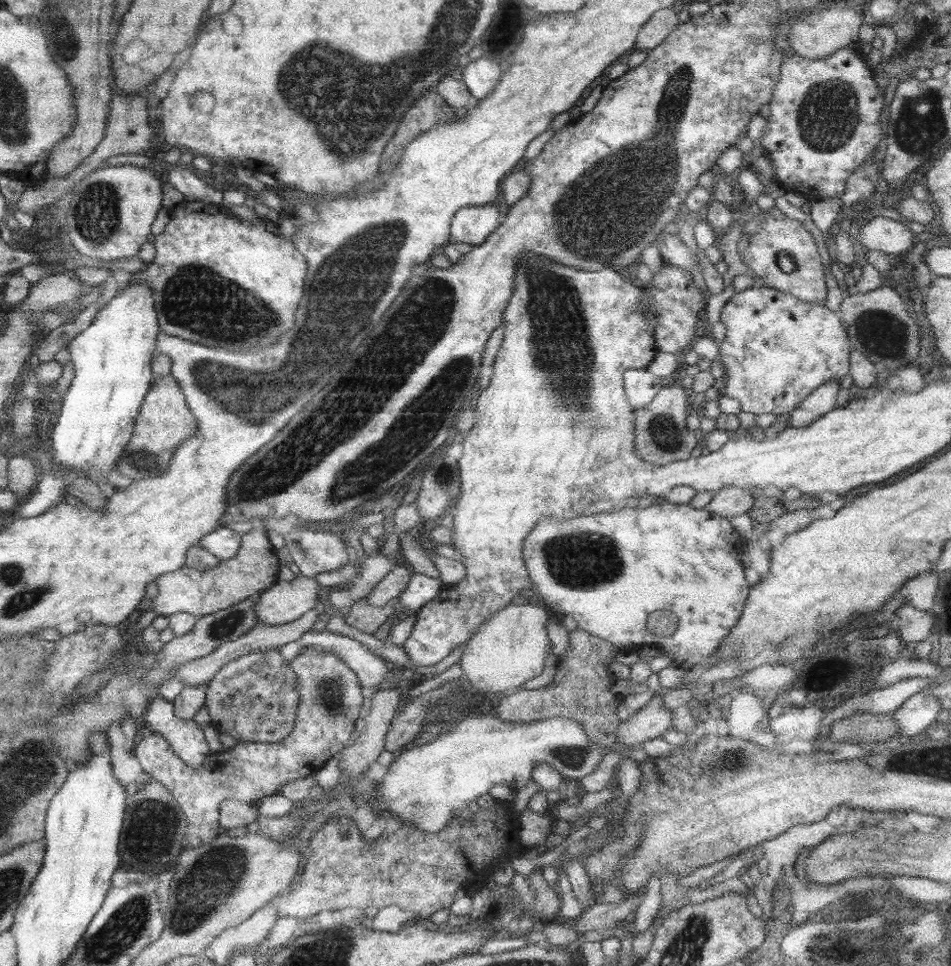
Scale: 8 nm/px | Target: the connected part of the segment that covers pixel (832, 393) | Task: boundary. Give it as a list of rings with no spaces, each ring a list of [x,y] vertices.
[[[828,380],[810,392],[794,410],[789,412],[792,427],[810,426],[814,420],[834,409],[839,389],[840,383]]]

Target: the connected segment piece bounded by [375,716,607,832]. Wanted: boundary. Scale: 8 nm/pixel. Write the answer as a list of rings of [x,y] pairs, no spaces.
[[[484,716],[484,718],[470,718],[470,720],[464,720],[464,722],[458,719],[458,724],[455,726],[454,730],[446,732],[443,729],[442,733],[429,744],[417,747],[411,746],[409,748],[405,748],[402,752],[399,752],[394,761],[390,764],[388,772],[386,772],[386,774],[384,774],[384,776],[376,782],[375,787],[378,791],[376,798],[380,802],[380,807],[384,810],[384,814],[396,814],[396,816],[398,816],[398,818],[402,818],[402,820],[416,822],[416,824],[418,824],[422,830],[426,830],[426,832],[438,832],[438,830],[442,830],[442,828],[448,824],[448,820],[454,816],[454,810],[456,810],[456,808],[466,808],[466,806],[470,806],[472,801],[476,801],[478,797],[490,792],[493,785],[504,784],[516,791],[525,787],[528,781],[532,779],[532,767],[537,762],[550,764],[566,779],[579,780],[582,777],[594,773],[597,766],[600,765],[606,752],[605,747],[599,746],[598,743],[594,743],[594,741],[589,738],[589,734],[585,732],[582,724],[579,724],[577,720],[572,718],[552,718],[530,724],[512,724],[501,720],[500,718],[488,718],[488,716]]]

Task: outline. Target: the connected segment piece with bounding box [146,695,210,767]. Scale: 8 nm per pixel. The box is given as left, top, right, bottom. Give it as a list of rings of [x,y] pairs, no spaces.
[[[158,695],[149,704],[147,713],[146,723],[153,729],[152,733],[158,733],[166,738],[171,750],[179,758],[182,758],[185,764],[188,764],[190,767],[198,767],[210,754],[209,745],[207,744],[203,730],[200,729],[200,726],[193,719],[183,720],[182,718],[177,718],[173,702],[168,702]]]

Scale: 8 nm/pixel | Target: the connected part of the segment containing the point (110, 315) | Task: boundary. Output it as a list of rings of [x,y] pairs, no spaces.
[[[140,272],[132,276],[129,281],[132,283],[128,287],[120,287],[116,295],[96,313],[88,328],[68,343],[70,362],[74,364],[74,378],[62,397],[60,416],[53,426],[52,435],[44,442],[56,463],[62,463],[62,467],[72,467],[93,481],[101,476],[107,479],[116,469],[116,463],[134,432],[134,419],[154,379],[151,362],[157,352],[157,336],[161,330],[150,285],[138,275]]]

